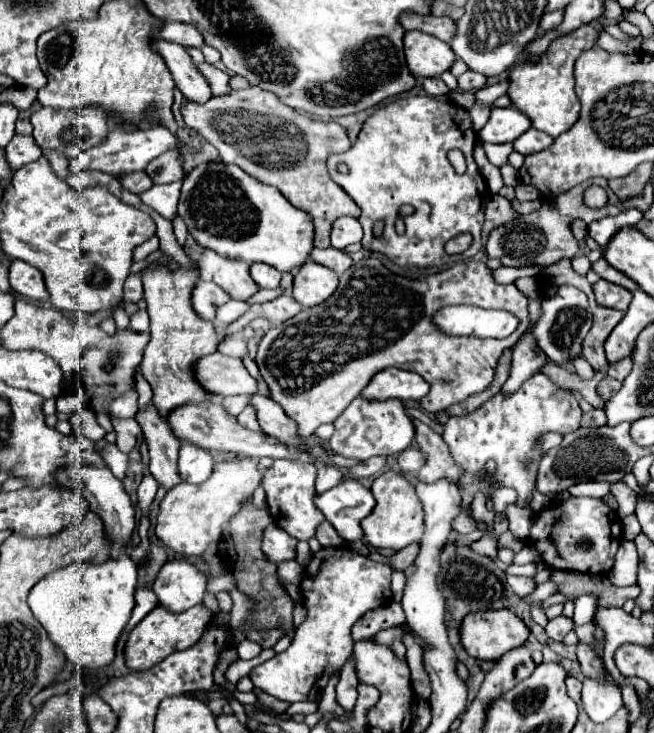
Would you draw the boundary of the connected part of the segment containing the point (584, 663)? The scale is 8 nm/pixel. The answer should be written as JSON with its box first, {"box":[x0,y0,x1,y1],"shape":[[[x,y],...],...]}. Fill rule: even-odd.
{"box":[576,642,602,676],"shape":[[[578,642],[578,646],[576,646],[576,656],[578,656],[578,662],[580,662],[580,666],[582,666],[584,676],[600,676],[600,674],[602,674],[600,660],[596,658],[596,654],[592,652],[592,648],[590,648],[588,644]]]}

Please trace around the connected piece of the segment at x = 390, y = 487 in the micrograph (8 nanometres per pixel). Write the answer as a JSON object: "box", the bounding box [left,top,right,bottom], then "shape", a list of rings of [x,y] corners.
{"box":[362,470,424,552],"shape":[[[386,470],[372,482],[372,494],[376,498],[376,506],[372,514],[362,520],[366,542],[378,550],[392,550],[392,552],[398,552],[412,542],[420,542],[424,534],[424,514],[414,484],[410,484],[402,476],[402,472]]]}

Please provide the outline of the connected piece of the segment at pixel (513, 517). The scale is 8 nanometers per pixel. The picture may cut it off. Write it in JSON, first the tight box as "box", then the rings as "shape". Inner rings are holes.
{"box":[504,502,532,542],"shape":[[[512,502],[512,504],[506,506],[504,516],[506,516],[508,522],[510,522],[512,534],[514,534],[518,540],[522,540],[522,542],[528,540],[528,528],[530,528],[530,524],[532,524],[532,512],[526,510],[526,508],[522,508],[522,506],[518,506],[516,502]]]}

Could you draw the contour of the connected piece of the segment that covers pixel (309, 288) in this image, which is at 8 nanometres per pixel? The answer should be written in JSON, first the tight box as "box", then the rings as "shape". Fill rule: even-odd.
{"box":[292,260,338,308],"shape":[[[308,260],[294,276],[292,294],[296,302],[308,308],[322,304],[326,298],[330,298],[336,286],[338,286],[338,276],[330,268],[324,268],[322,264]]]}

